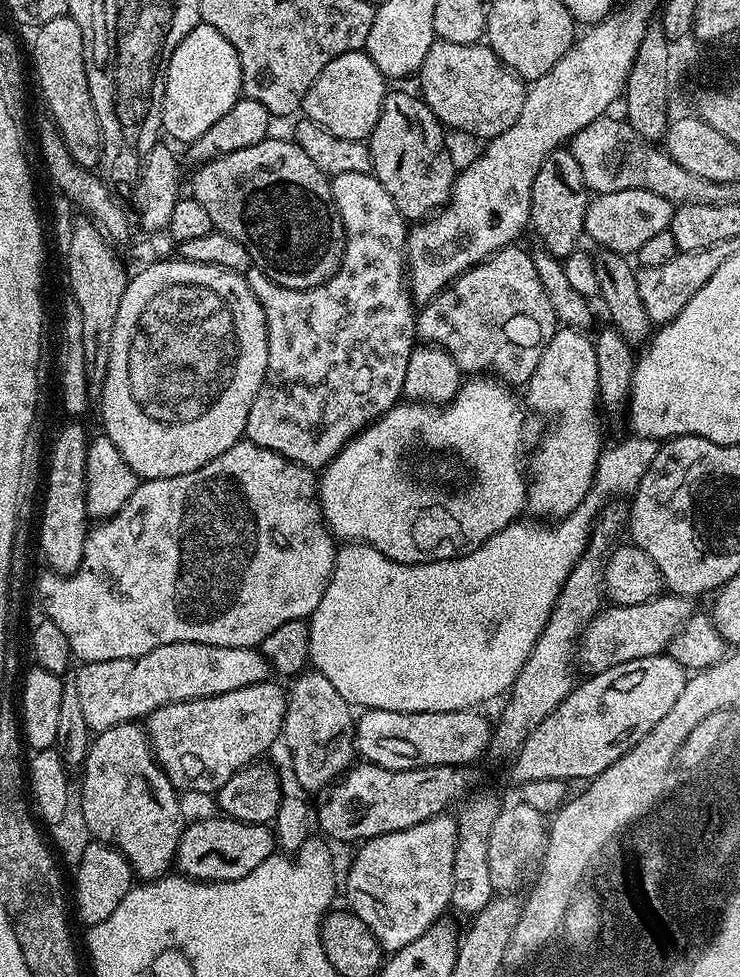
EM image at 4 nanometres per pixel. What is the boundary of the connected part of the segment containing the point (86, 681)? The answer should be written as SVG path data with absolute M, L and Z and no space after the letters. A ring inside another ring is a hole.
M170 642L138 658L81 663L76 676L86 726L98 733L110 730L110 726L143 721L151 712L167 704L230 694L230 690L265 683L268 674L269 662L256 648Z

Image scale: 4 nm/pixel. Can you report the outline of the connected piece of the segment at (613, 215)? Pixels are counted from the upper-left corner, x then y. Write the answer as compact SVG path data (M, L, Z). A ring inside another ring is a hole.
M631 188L630 190L618 190L617 192L601 192L593 195L585 210L583 235L592 239L596 246L609 248L611 252L636 254L642 246L646 246L647 240L654 238L654 234L662 234L669 231L672 226L674 213L673 201L662 198L645 188Z

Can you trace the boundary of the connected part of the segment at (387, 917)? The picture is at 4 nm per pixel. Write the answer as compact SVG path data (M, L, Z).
M441 814L418 826L387 832L359 845L360 853L348 870L347 907L366 922L385 953L410 946L414 938L422 938L426 930L436 925L444 911L449 911L457 842L455 817Z

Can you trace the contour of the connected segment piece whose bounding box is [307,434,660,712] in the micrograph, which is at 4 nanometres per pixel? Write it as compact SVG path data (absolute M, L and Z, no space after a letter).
M629 435L629 440L616 444L613 448L605 447L601 451L594 478L590 490L586 490L586 498L578 502L578 506L569 516L557 519L555 522L532 522L536 524L520 524L513 522L496 532L485 544L478 546L465 556L459 556L453 560L439 560L429 564L399 564L386 554L382 554L376 548L363 542L348 542L337 551L334 570L330 582L326 586L326 594L322 594L322 602L312 611L307 621L309 628L309 654L310 664L315 671L320 672L342 694L342 698L353 706L363 706L365 709L377 708L378 710L394 710L395 712L457 712L463 708L472 710L483 700L492 700L495 696L503 697L512 687L512 683L518 678L526 658L534 650L542 634L546 622L550 618L552 608L556 605L560 591L566 578L574 570L574 566L582 559L584 552L588 549L588 542L592 538L594 525L598 517L604 511L611 496L624 496L636 491L638 482L642 482L642 474L650 470L650 462L654 462L654 454L658 454L660 444L651 440L649 436Z

